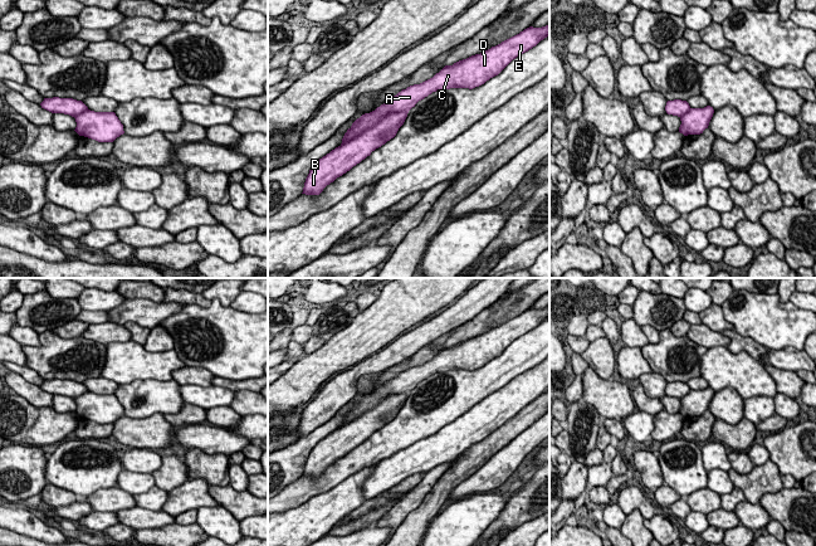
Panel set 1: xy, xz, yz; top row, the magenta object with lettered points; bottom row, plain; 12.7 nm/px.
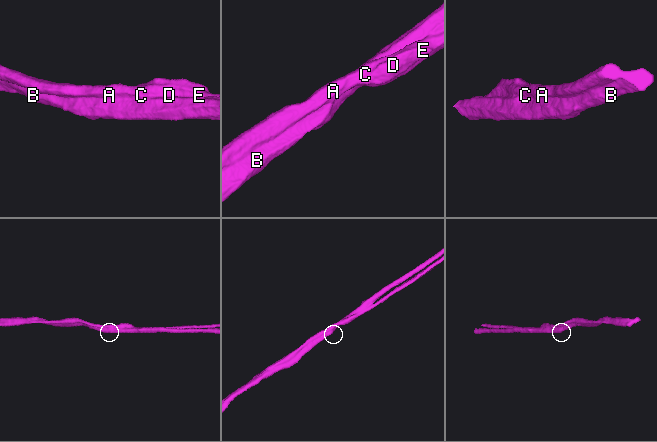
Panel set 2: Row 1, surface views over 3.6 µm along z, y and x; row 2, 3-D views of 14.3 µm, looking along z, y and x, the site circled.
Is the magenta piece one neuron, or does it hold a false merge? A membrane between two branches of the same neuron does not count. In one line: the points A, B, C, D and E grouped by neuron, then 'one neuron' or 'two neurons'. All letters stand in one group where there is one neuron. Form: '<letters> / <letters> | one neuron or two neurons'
A C D E / B | two neurons

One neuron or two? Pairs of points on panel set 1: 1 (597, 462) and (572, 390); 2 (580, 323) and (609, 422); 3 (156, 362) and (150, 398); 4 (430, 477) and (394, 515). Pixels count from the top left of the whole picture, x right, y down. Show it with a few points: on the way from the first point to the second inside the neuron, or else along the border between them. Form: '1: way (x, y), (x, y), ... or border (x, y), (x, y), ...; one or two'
1: way (596, 443), (596, 408), (591, 403); one
2: way (592, 347), (592, 398); one
3: border (171, 379), (135, 379), (125, 384); two
4: way (424, 487), (404, 507); one

